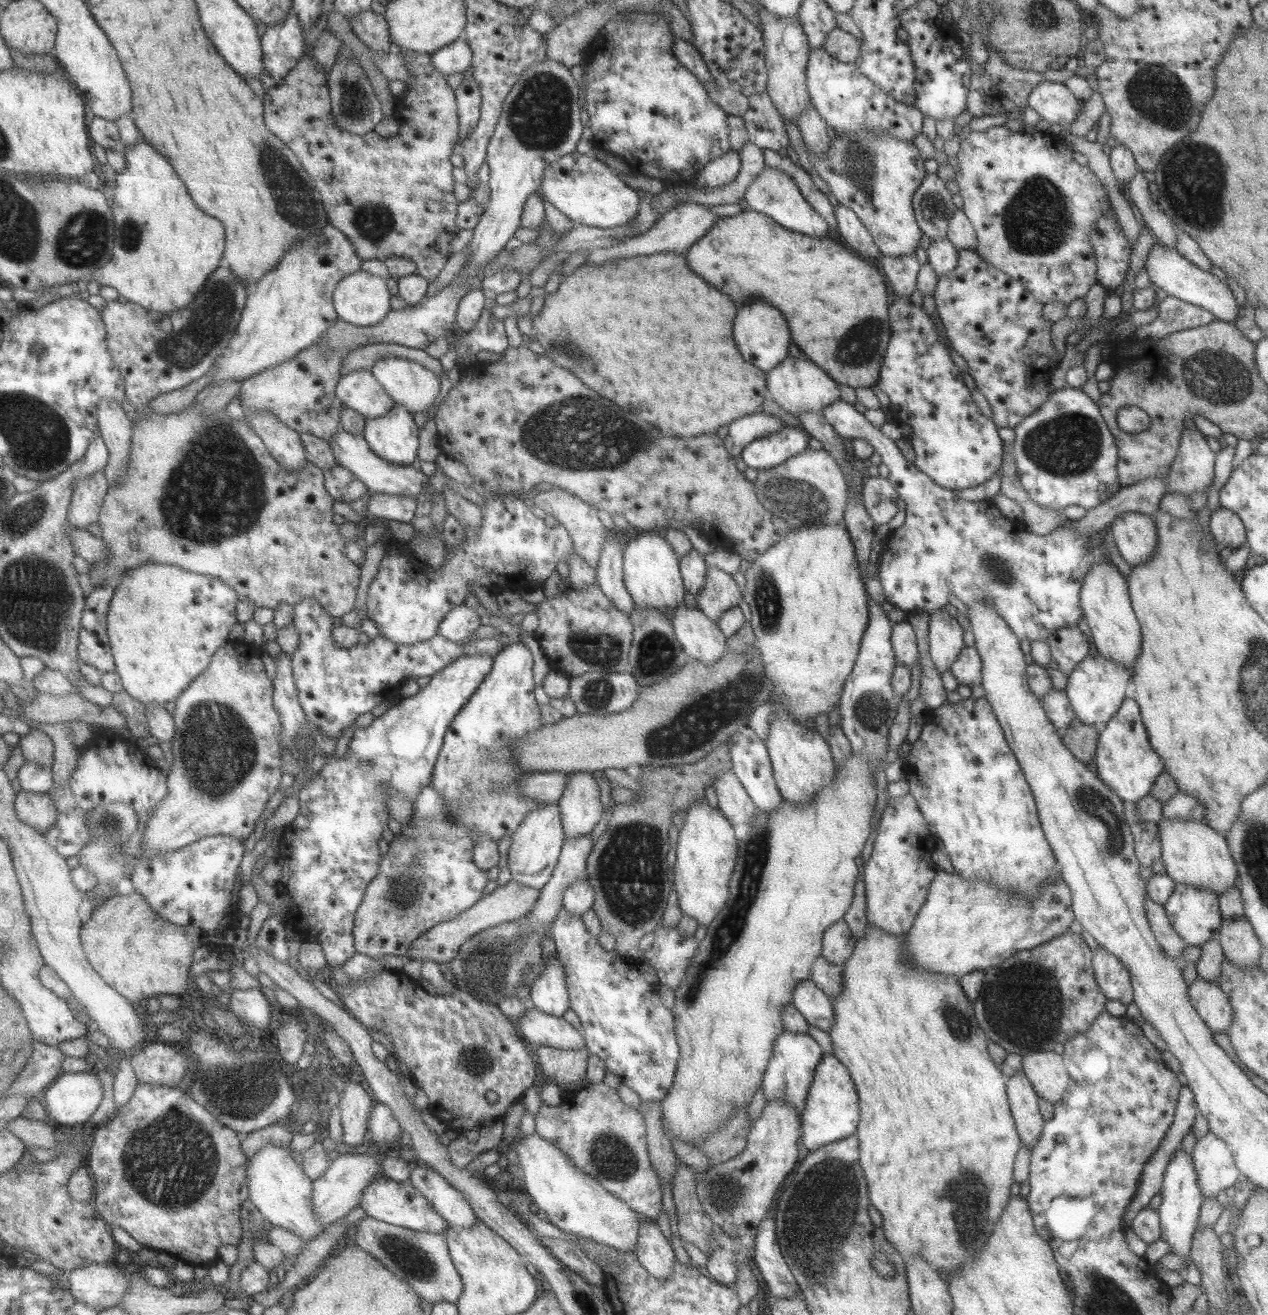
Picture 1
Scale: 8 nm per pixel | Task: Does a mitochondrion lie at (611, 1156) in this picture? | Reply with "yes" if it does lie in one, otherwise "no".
yes

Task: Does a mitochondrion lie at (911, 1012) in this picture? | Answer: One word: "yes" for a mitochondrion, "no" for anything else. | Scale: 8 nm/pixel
no

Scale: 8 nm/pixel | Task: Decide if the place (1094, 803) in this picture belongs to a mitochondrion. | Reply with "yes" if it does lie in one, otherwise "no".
yes

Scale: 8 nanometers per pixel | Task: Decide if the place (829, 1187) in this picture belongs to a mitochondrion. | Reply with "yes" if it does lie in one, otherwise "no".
yes

